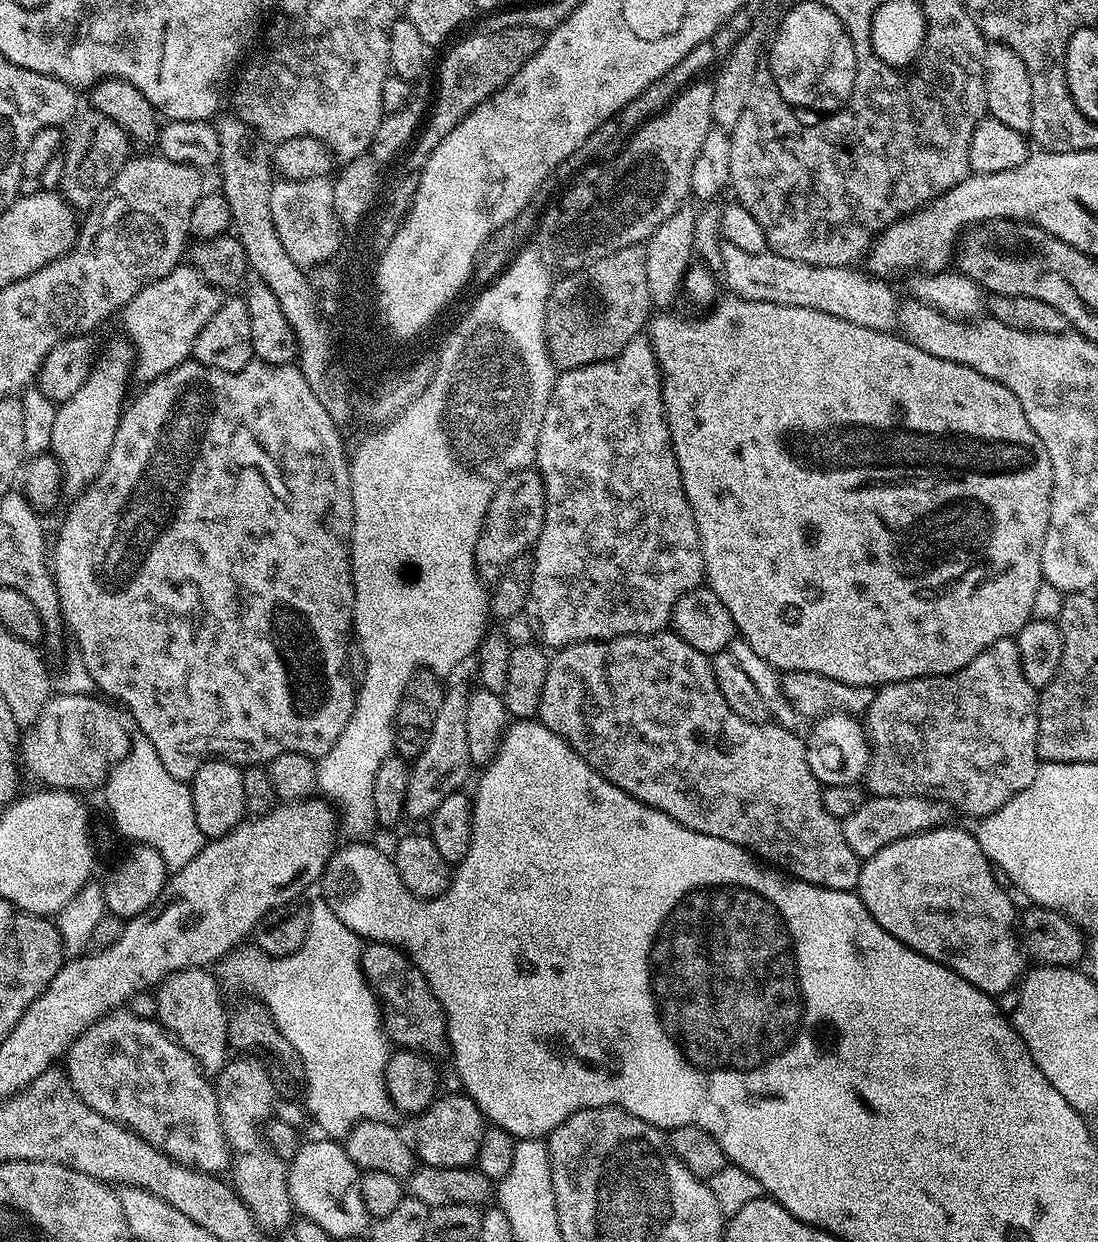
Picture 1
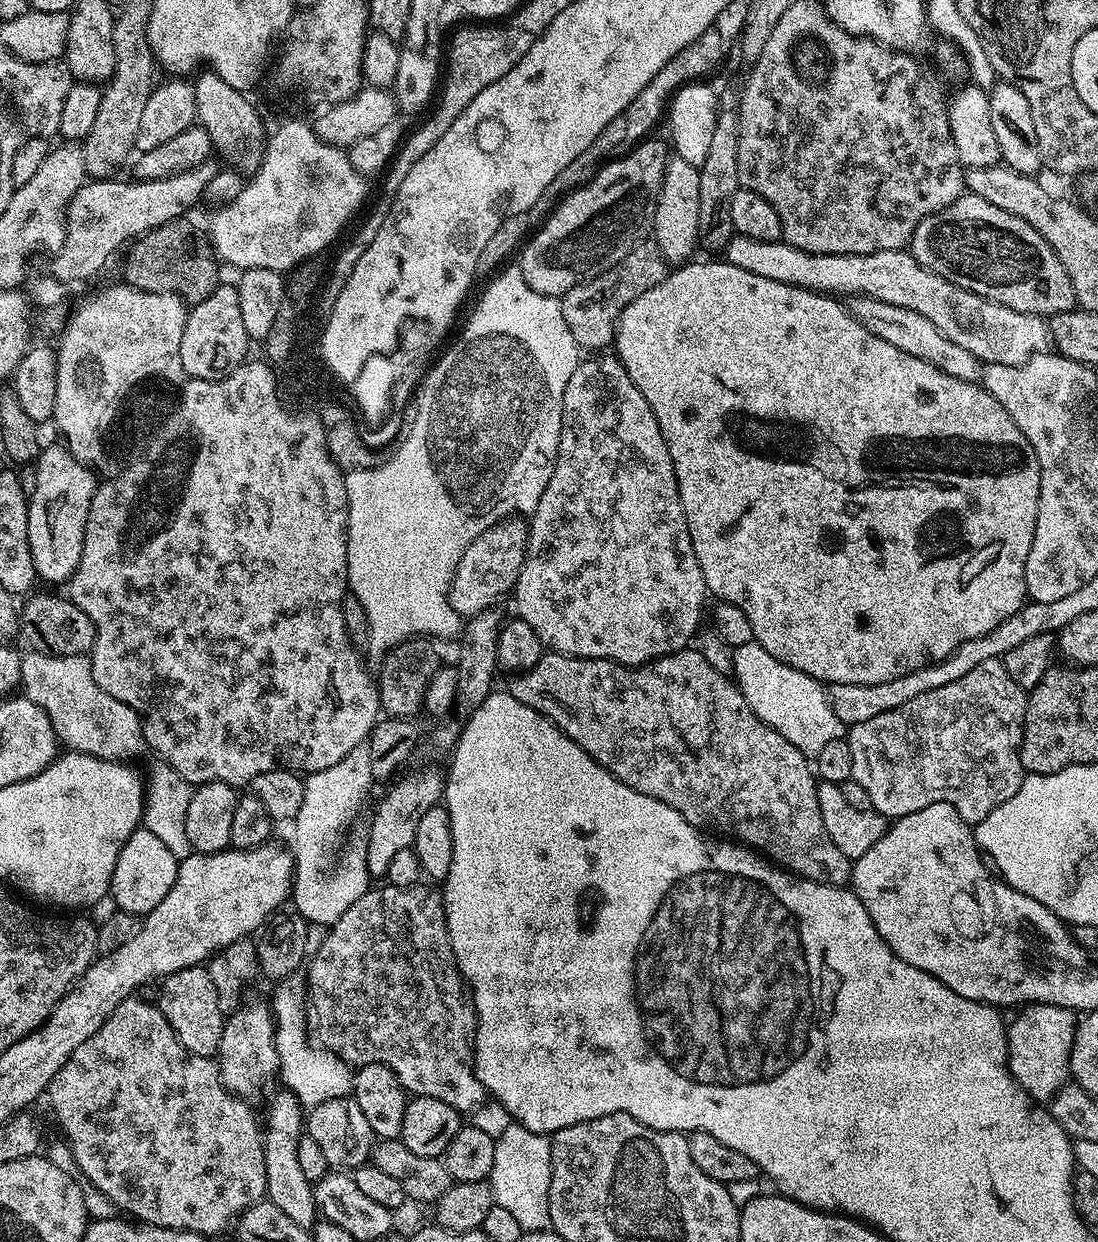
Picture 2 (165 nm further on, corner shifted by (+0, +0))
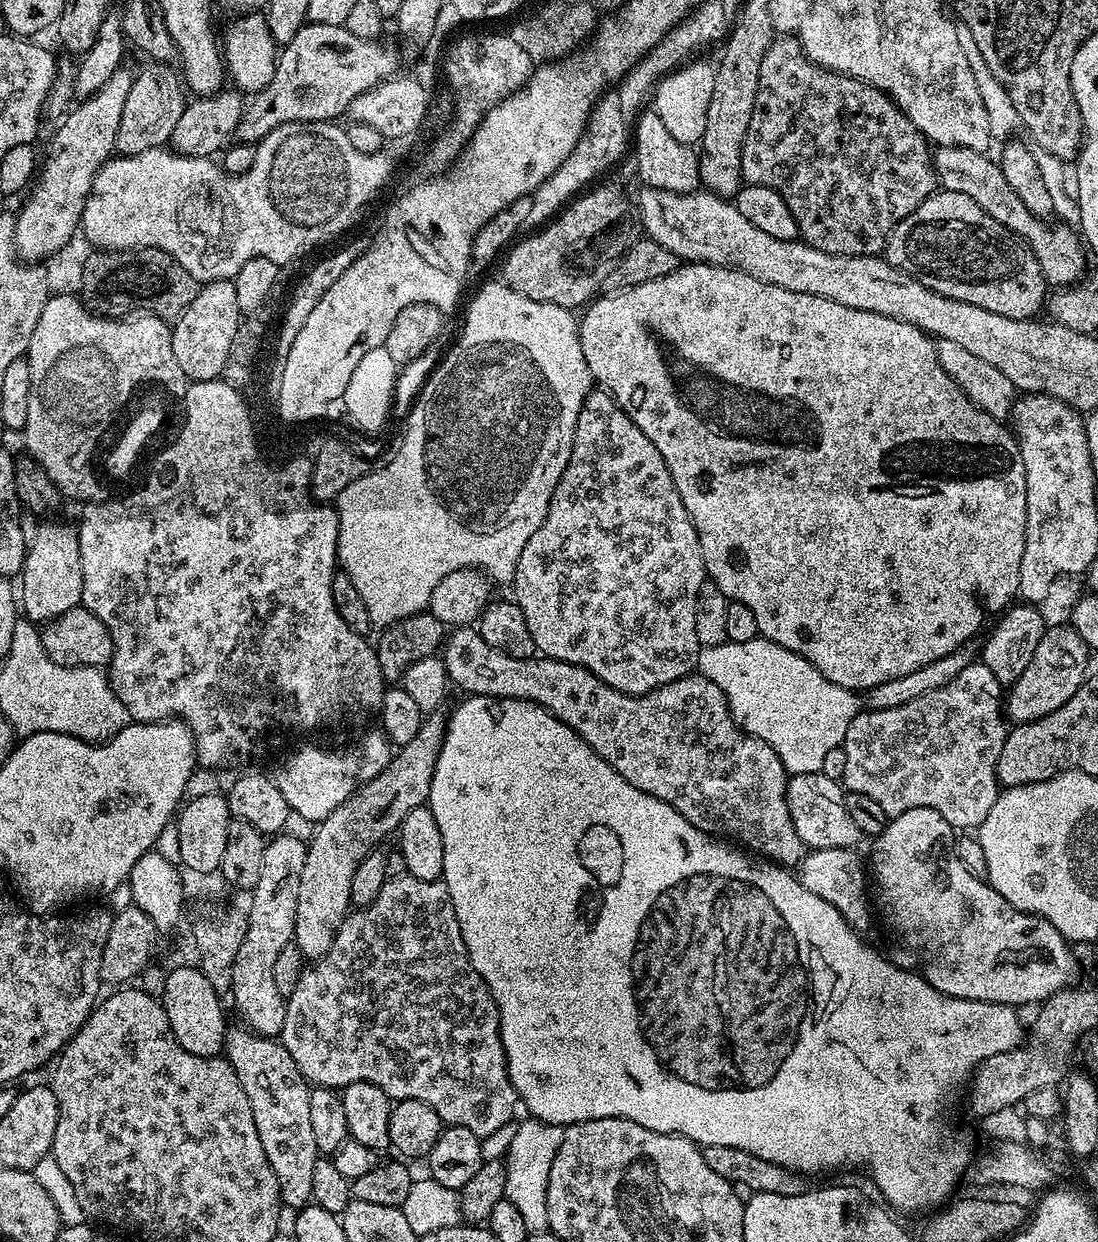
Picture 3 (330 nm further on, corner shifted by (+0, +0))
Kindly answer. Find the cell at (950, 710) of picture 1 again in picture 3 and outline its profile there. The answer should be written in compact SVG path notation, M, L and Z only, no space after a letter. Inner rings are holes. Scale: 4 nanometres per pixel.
M973 662L970 666L966 666L966 670L962 670L962 674L958 674L958 678L946 682L946 686L938 686L938 690L930 690L930 694L922 694L922 698L914 698L914 702L906 702L906 706L894 706L890 710L857 712L854 722L850 722L850 730L846 730L846 738L842 745L846 750L846 774L842 784L847 791L866 794L872 801L878 802L878 806L882 806L882 810L886 810L889 818L898 814L906 814L906 810L933 808L938 810L938 814L942 814L942 818L946 818L946 822L952 824L953 829L976 830L986 818L986 814L990 814L990 806L994 806L994 802L1001 794L1002 785L996 776L998 754L1002 754L1002 746L1006 742L1009 731L1009 725L1006 723L1005 689L998 682L998 678L994 678L994 674L990 674L990 670L983 662Z

